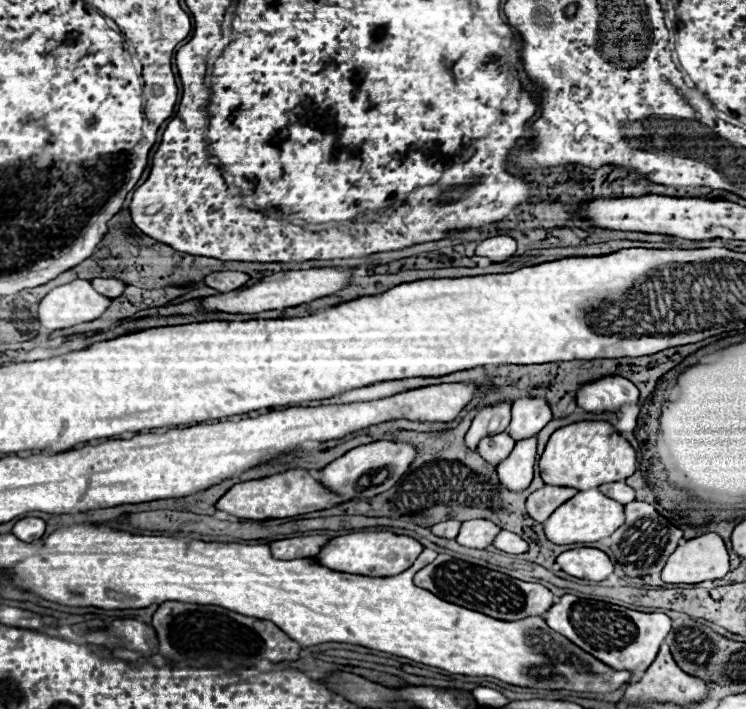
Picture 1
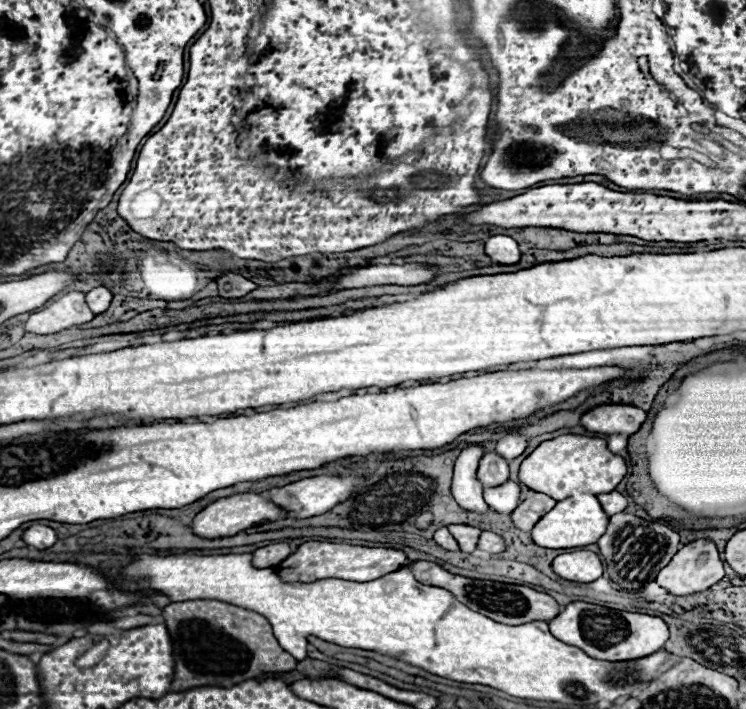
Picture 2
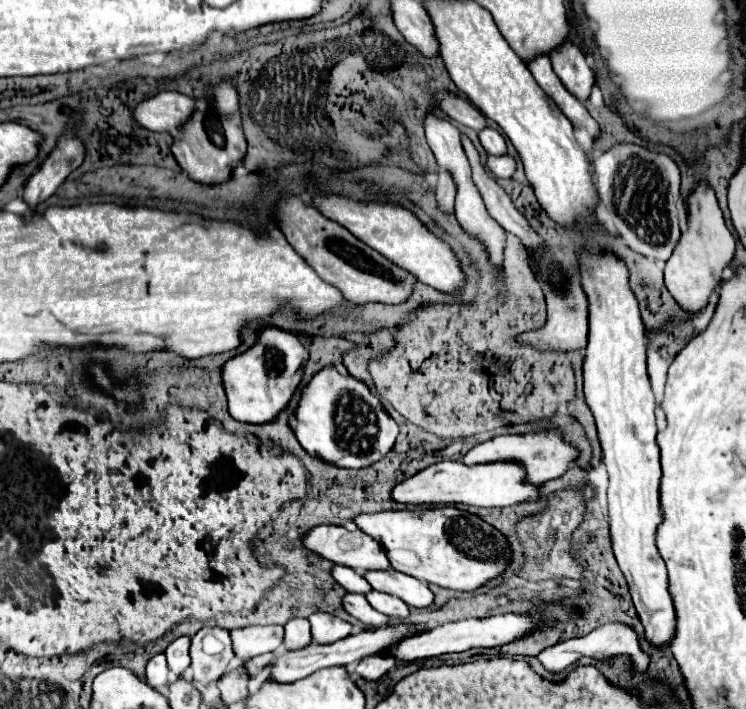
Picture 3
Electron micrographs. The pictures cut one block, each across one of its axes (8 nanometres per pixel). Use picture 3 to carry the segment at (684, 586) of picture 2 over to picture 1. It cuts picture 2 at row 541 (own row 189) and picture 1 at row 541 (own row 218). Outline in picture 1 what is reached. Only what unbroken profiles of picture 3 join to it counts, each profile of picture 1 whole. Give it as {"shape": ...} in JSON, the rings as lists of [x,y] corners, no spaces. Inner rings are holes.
{"shape":[[[710,532],[678,546],[662,570],[662,580],[668,584],[698,584],[722,578],[726,572],[728,550],[724,540]]]}

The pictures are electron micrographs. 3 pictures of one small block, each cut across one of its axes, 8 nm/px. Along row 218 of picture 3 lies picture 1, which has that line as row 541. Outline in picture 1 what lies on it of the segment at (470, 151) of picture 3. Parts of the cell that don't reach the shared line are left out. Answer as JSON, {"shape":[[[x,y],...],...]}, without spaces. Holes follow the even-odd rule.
{"shape":[[[502,530],[496,540],[494,540],[494,546],[508,552],[508,554],[522,554],[522,552],[528,552],[528,542],[522,540],[518,534],[514,532],[508,532],[508,530]]]}

